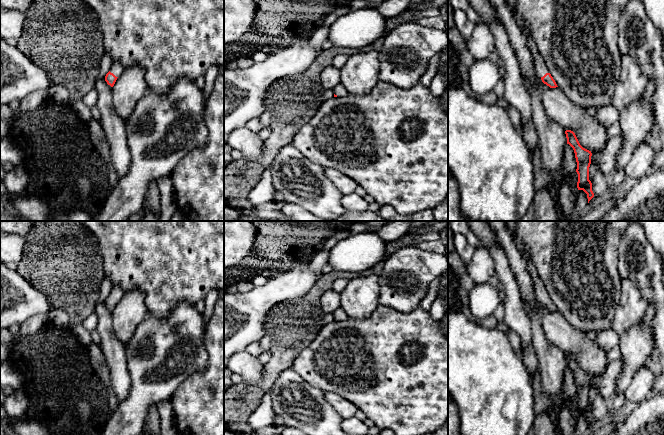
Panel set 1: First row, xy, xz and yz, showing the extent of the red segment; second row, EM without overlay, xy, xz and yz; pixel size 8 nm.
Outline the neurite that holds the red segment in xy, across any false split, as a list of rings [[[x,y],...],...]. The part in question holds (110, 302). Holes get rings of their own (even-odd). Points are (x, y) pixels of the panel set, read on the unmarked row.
[[[113,285],[109,296],[105,300],[105,305],[111,311],[114,310],[117,302],[123,297],[124,291],[117,285]]]

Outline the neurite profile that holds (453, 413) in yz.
[[[448,393],[448,435],[461,435],[459,410]]]

